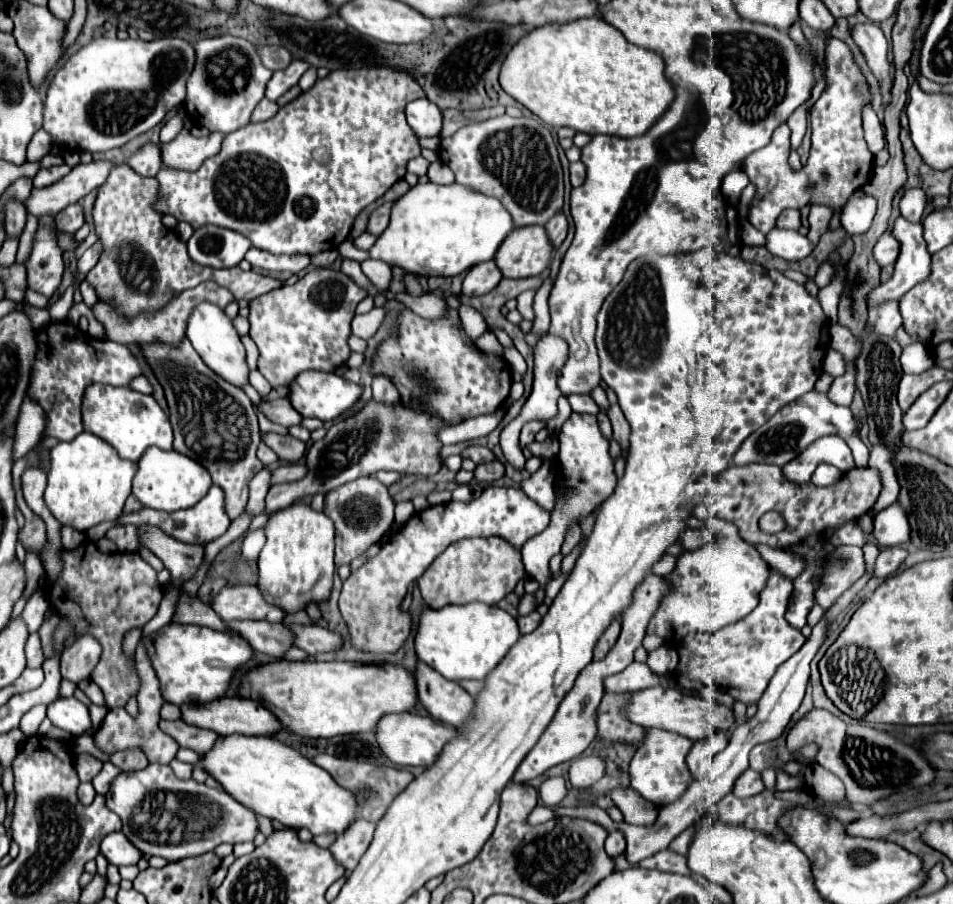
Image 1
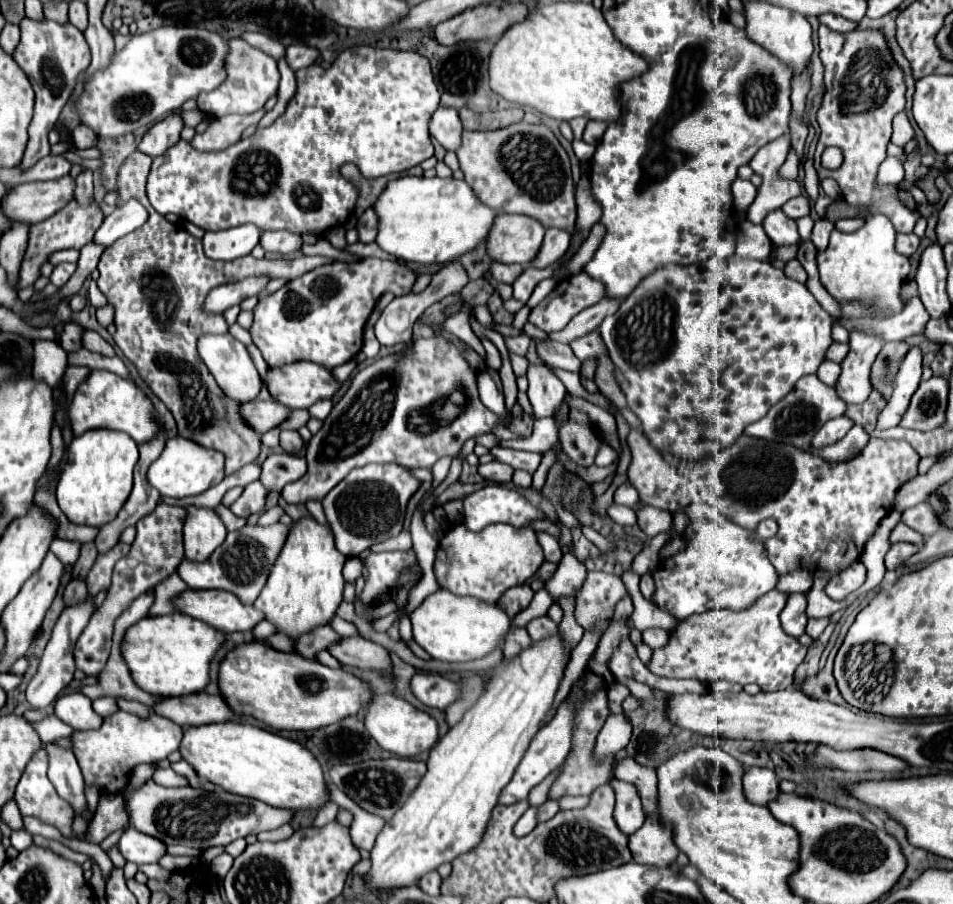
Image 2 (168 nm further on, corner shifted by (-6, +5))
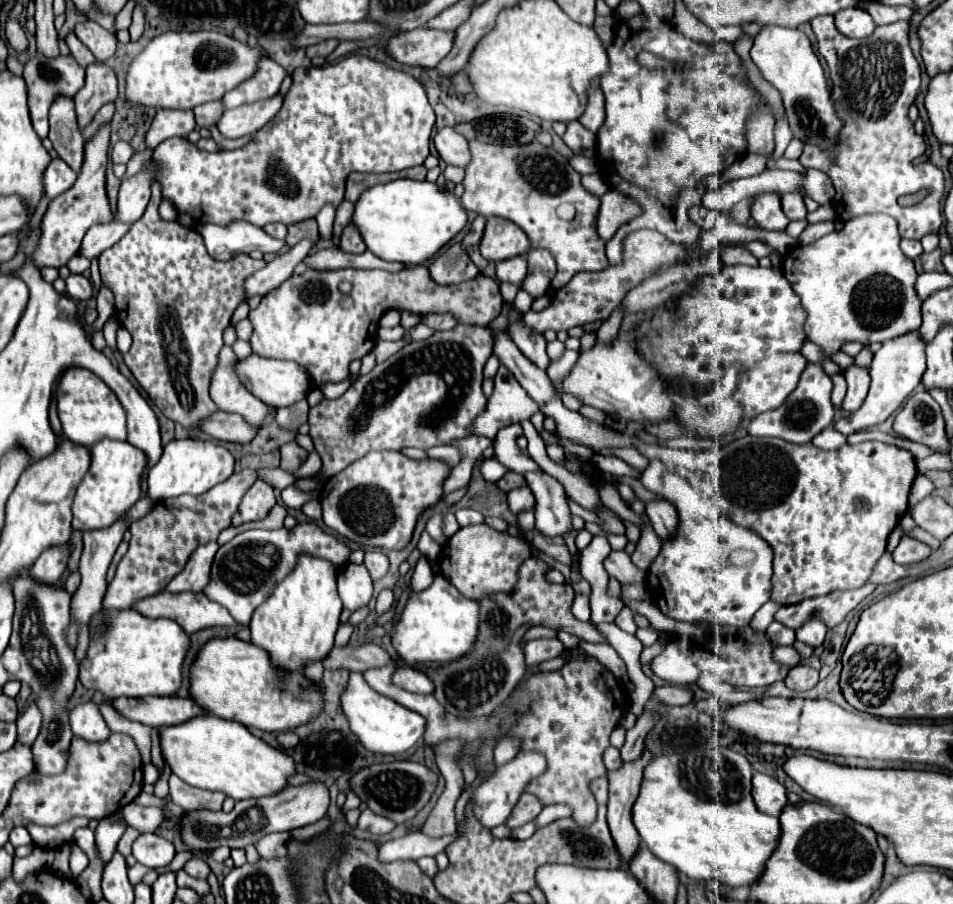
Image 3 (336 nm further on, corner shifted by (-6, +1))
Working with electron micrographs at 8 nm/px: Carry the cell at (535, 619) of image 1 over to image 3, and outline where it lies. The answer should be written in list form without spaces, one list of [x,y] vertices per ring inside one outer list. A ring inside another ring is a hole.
[[[533,639],[523,649],[527,667],[537,665],[537,663],[547,661],[547,659],[555,659],[563,651],[565,651],[565,647],[563,647],[563,643],[559,639]]]

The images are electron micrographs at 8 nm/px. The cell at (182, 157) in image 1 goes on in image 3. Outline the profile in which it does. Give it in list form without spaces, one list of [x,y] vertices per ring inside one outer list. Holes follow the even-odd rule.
[[[275,95],[271,99],[265,99],[253,105],[229,109],[225,111],[225,115],[221,115],[217,129],[225,139],[237,139],[247,133],[257,133],[279,113],[281,103],[283,103],[281,95]]]

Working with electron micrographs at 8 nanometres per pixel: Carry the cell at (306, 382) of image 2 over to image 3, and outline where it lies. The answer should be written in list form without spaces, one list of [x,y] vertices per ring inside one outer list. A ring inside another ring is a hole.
[[[249,355],[245,361],[239,361],[237,375],[245,383],[249,391],[253,391],[255,397],[259,397],[263,403],[271,407],[289,407],[297,401],[305,399],[309,389],[313,387],[309,373],[299,363],[293,361],[279,361],[279,359],[265,359],[259,355]]]

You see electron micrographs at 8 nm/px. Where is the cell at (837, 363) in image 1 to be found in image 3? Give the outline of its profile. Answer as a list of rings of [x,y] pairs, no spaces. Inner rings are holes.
[[[833,373],[831,375],[831,381],[833,381],[833,395],[831,395],[831,401],[835,407],[841,407],[843,403],[843,397],[845,397],[845,377],[843,373]]]

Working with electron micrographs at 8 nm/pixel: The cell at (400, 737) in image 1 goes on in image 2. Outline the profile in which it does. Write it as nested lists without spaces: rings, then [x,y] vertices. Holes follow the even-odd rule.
[[[393,693],[373,695],[365,711],[365,729],[381,749],[399,757],[415,757],[417,753],[429,751],[437,741],[437,721]]]

